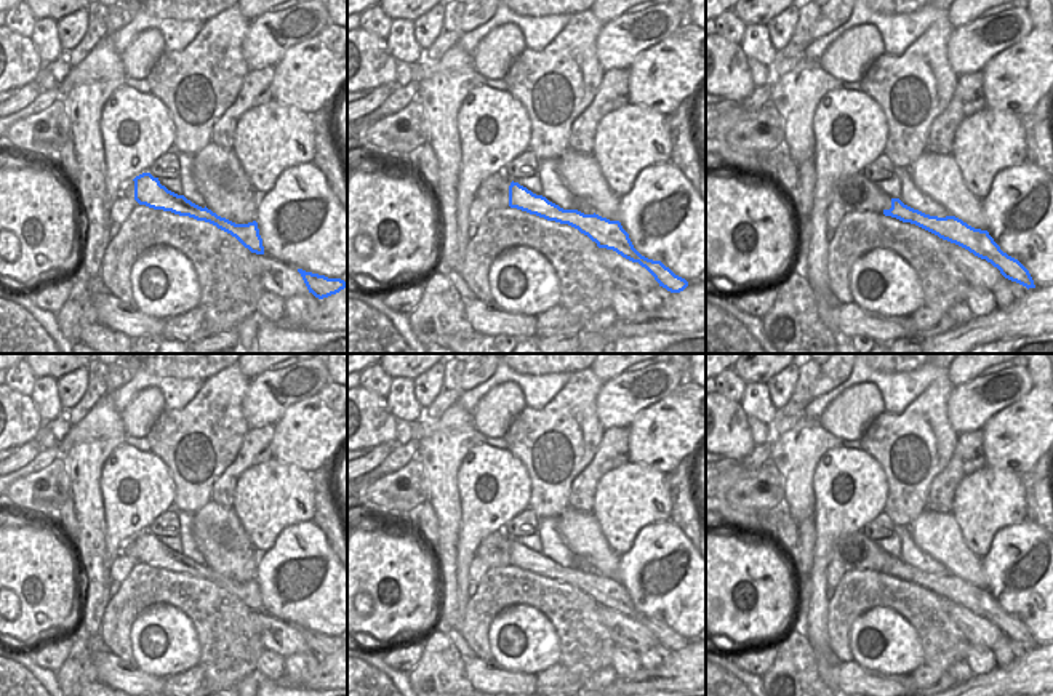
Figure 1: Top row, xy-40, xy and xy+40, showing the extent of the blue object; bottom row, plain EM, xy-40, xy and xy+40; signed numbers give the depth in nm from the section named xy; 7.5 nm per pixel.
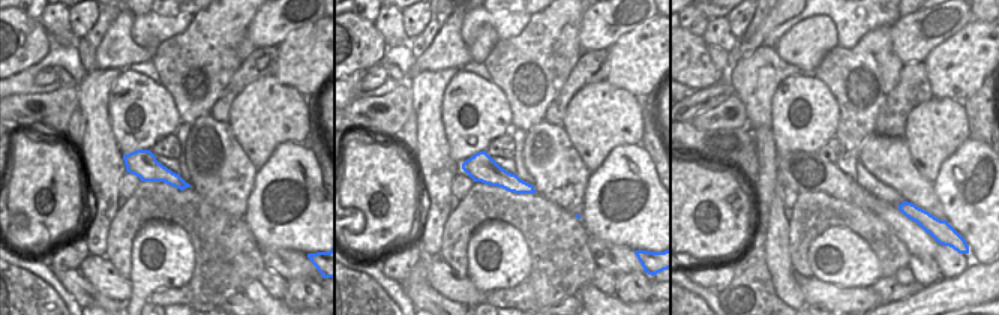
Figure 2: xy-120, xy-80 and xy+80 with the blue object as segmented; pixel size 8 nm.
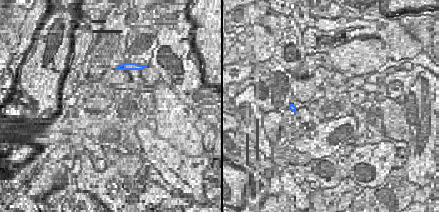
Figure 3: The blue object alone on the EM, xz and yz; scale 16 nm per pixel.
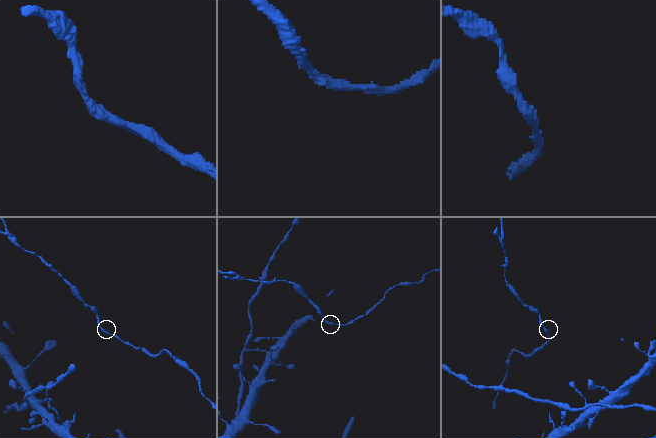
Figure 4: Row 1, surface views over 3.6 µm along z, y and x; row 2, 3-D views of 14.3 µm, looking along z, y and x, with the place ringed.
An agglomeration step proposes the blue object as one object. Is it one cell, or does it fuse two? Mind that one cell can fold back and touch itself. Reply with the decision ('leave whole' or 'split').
leave whole

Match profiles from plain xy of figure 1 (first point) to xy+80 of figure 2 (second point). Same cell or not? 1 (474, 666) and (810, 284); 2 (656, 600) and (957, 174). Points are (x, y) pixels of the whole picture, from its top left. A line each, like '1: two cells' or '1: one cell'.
1: one cell
2: one cell

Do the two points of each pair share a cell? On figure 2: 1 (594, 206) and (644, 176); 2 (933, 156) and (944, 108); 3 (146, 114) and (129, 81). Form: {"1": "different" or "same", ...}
{"1": "same", "2": "same", "3": "same"}

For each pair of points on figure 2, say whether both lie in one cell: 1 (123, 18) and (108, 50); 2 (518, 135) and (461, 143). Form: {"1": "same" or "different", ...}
{"1": "same", "2": "different"}

